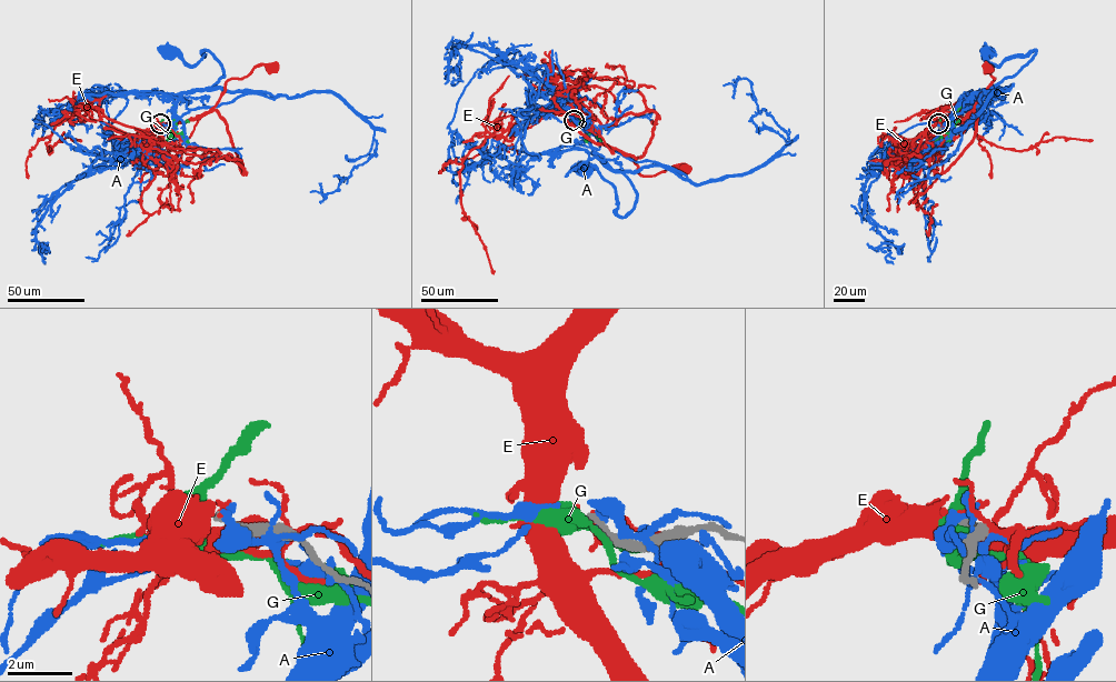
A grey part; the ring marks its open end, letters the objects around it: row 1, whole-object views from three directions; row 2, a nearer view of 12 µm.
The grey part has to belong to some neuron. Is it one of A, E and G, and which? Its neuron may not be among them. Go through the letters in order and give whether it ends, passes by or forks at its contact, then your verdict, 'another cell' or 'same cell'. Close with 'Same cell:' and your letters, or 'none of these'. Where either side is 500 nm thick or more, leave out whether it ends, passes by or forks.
A: it ends there; another cell
E: it ends there; another cell
G: it forks there; another cell
Same cell: none of these

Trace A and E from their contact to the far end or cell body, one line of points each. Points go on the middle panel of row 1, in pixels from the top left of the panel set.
A: (574, 120), (585, 131), (591, 149), (633, 184), (635, 206), (619, 216), (616, 189), (595, 167), (584, 167)
E: (574, 120), (576, 128), (595, 142), (607, 144), (627, 156), (641, 174), (685, 169)

